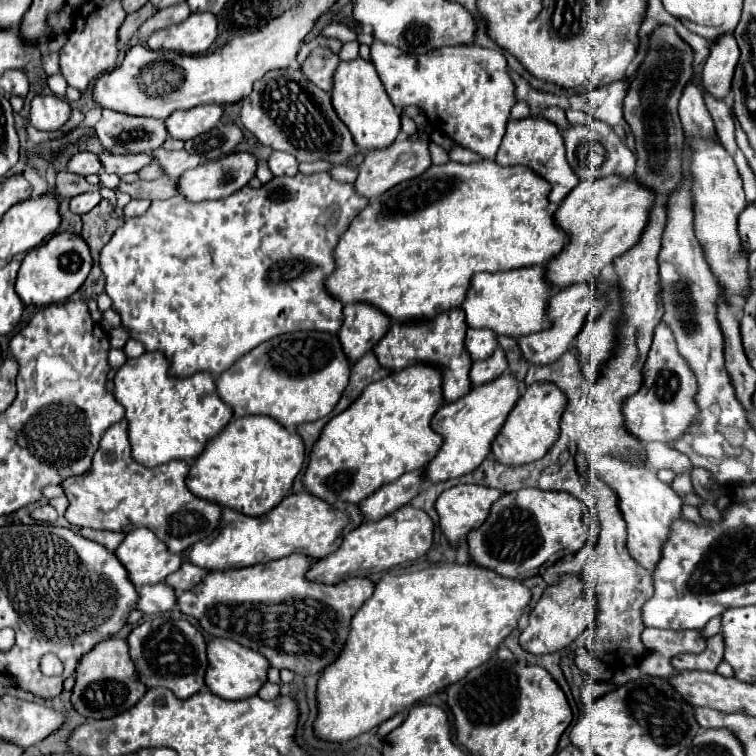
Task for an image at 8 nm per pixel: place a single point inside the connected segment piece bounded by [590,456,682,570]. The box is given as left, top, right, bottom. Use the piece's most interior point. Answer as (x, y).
(648, 505)

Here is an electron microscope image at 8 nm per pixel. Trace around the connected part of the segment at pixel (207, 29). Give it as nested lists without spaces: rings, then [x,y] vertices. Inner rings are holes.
[[[212,12],[190,14],[182,24],[154,32],[146,42],[150,50],[170,50],[180,54],[204,54],[218,36],[218,20]]]

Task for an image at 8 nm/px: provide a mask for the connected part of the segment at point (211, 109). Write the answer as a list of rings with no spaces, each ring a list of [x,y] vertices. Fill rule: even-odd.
[[[206,104],[196,106],[190,110],[178,110],[172,112],[172,116],[166,118],[168,134],[176,140],[190,140],[202,132],[212,130],[224,116],[224,106],[218,104]]]

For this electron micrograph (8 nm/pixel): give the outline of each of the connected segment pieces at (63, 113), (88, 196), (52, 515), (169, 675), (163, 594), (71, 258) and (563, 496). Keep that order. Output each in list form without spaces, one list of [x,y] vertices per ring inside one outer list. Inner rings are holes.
[[[36,96],[32,100],[30,124],[36,130],[58,130],[70,118],[70,104],[58,96]]]
[[[84,192],[84,194],[78,194],[78,196],[74,196],[72,200],[70,200],[70,210],[74,212],[74,214],[86,214],[86,212],[90,212],[96,204],[100,204],[100,200],[102,200],[102,196],[100,196],[100,192]]]
[[[48,504],[38,506],[36,510],[32,510],[32,512],[30,512],[30,516],[32,516],[34,520],[40,520],[40,522],[54,522],[54,520],[58,518],[56,510],[54,510],[52,506],[48,506]]]
[[[154,616],[130,632],[128,644],[140,680],[148,688],[156,688],[156,686],[168,688],[180,700],[186,700],[204,688],[204,674],[208,668],[206,642],[190,622],[168,616]]]
[[[164,582],[152,584],[152,586],[140,586],[136,608],[144,614],[168,612],[174,608],[174,600],[176,600],[174,590],[170,586],[166,586]]]
[[[60,232],[24,256],[16,280],[16,292],[24,304],[48,306],[64,302],[84,284],[86,276],[90,274],[90,268],[92,268],[92,256],[82,236],[72,232]]]
[[[522,488],[510,494],[504,494],[490,510],[488,518],[484,520],[484,524],[470,532],[468,536],[468,546],[470,546],[470,554],[474,558],[474,562],[478,562],[484,568],[490,568],[502,576],[514,578],[514,580],[526,580],[530,576],[534,576],[538,572],[538,568],[550,560],[550,556],[554,556],[556,560],[564,556],[564,552],[568,554],[576,554],[584,544],[586,544],[586,528],[587,536],[593,538],[598,536],[600,527],[598,522],[594,520],[586,504],[580,502],[578,498],[574,498],[568,492],[544,492],[538,488]]]

